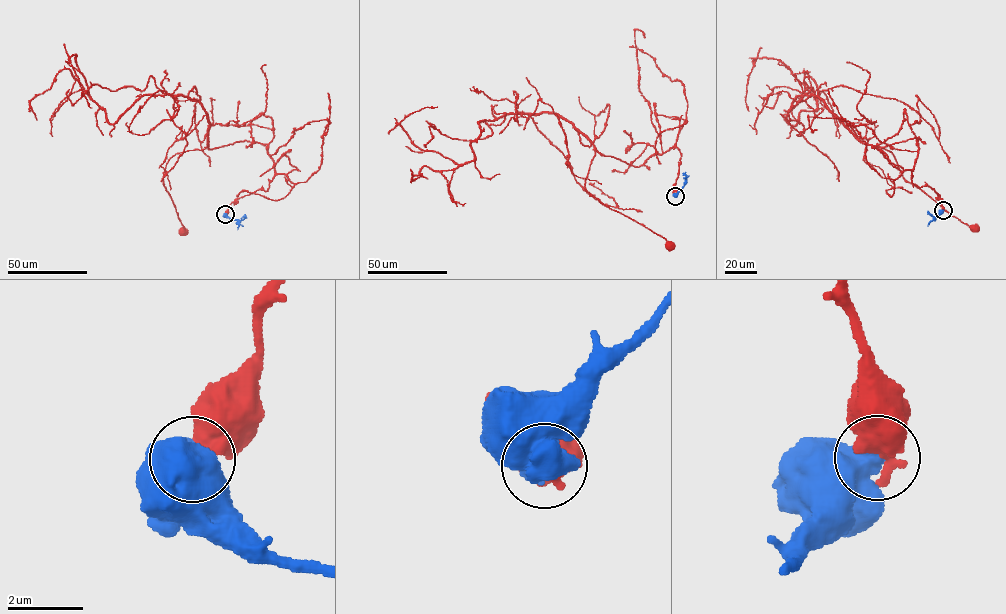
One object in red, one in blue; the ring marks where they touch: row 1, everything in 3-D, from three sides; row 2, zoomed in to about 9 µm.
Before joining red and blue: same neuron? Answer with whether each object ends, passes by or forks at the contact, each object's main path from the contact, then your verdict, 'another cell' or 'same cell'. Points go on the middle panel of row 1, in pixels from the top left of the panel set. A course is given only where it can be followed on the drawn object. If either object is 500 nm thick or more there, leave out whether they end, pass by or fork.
course red (675, 196), (681, 154), (676, 145), (639, 167), (595, 149), (586, 190), (669, 246); course blue (675, 196), (684, 185), (686, 176), (682, 173); same cell

